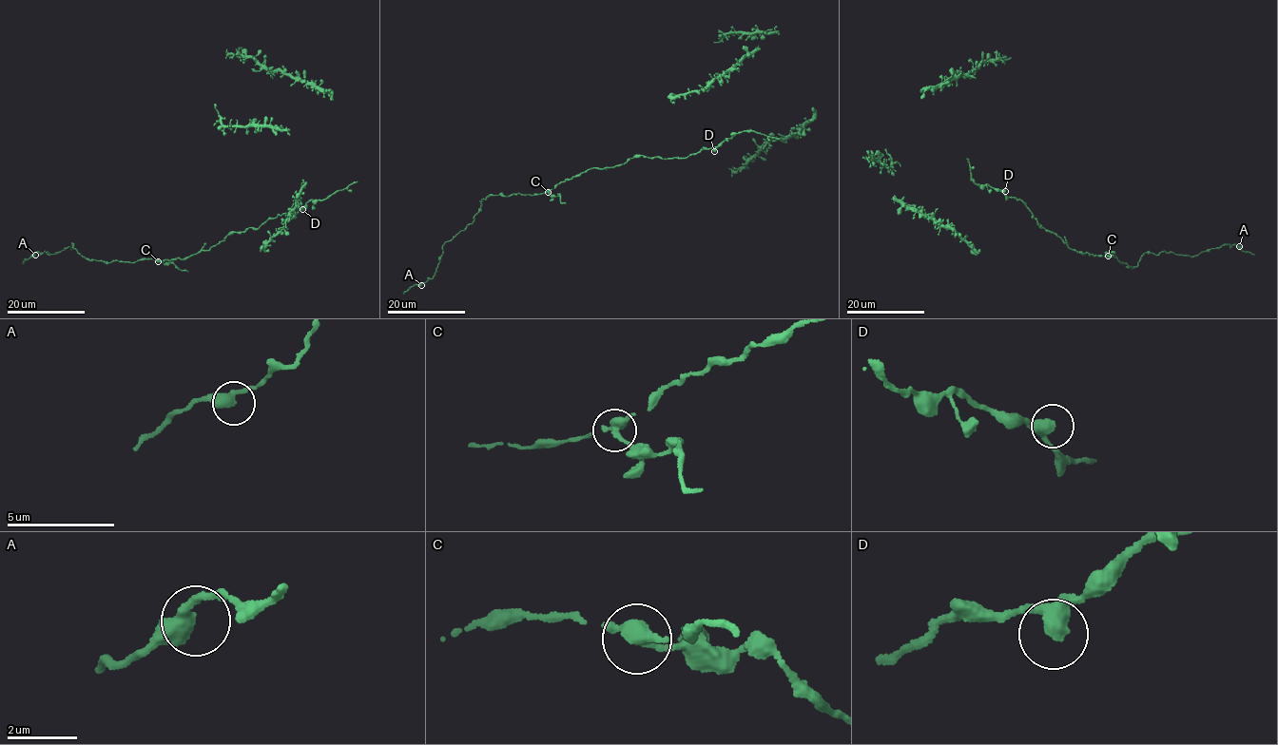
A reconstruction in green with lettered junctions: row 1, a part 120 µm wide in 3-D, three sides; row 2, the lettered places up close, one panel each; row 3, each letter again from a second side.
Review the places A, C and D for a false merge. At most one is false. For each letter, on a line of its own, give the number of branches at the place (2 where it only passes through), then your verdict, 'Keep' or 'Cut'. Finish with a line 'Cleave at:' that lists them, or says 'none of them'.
A: Branches: 2. Keep
C: Branches: 2. Cut
D: Branches: 2. Keep
Cleave at: C

